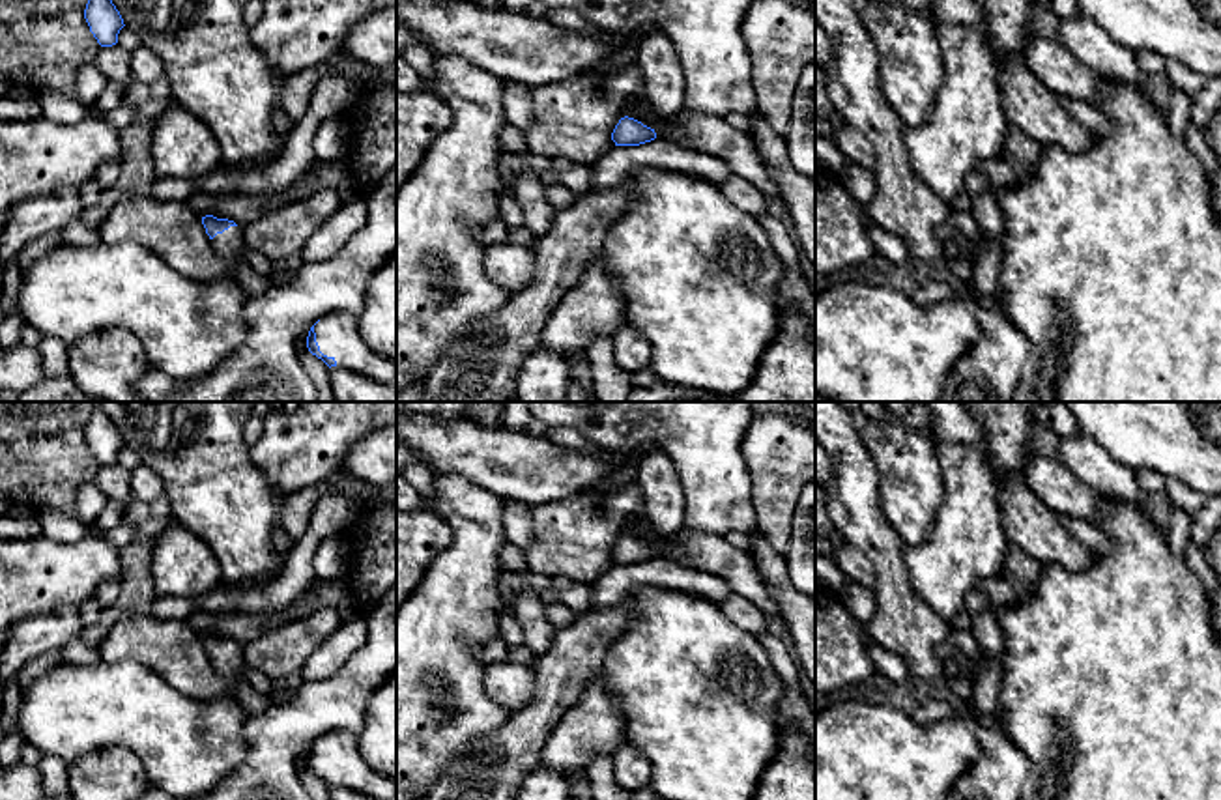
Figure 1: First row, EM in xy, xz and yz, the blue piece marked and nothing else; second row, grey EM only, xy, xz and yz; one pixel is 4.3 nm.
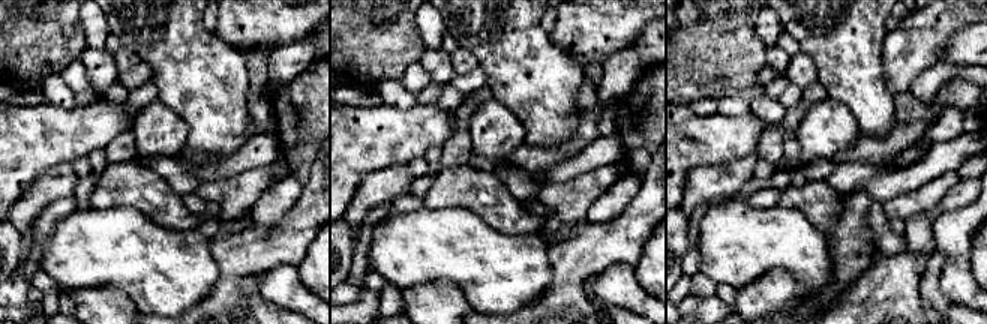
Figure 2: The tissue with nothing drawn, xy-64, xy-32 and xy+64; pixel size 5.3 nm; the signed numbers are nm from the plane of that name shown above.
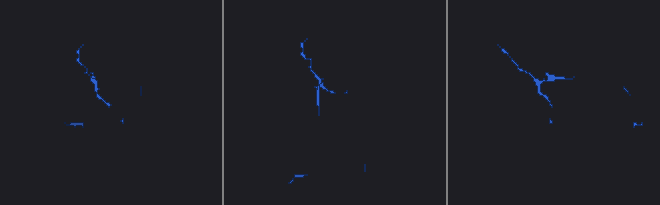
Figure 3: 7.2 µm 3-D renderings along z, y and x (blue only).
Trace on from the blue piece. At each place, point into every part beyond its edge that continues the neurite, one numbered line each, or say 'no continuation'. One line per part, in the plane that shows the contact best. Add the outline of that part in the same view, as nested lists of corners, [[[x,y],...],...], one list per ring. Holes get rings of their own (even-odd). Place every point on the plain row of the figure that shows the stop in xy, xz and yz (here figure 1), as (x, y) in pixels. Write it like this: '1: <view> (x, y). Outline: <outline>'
1: xy (337, 754). Outline: [[[333,731],[314,744],[314,751],[320,770],[333,776],[337,785],[374,800],[396,800],[396,783],[363,759],[357,735]]]

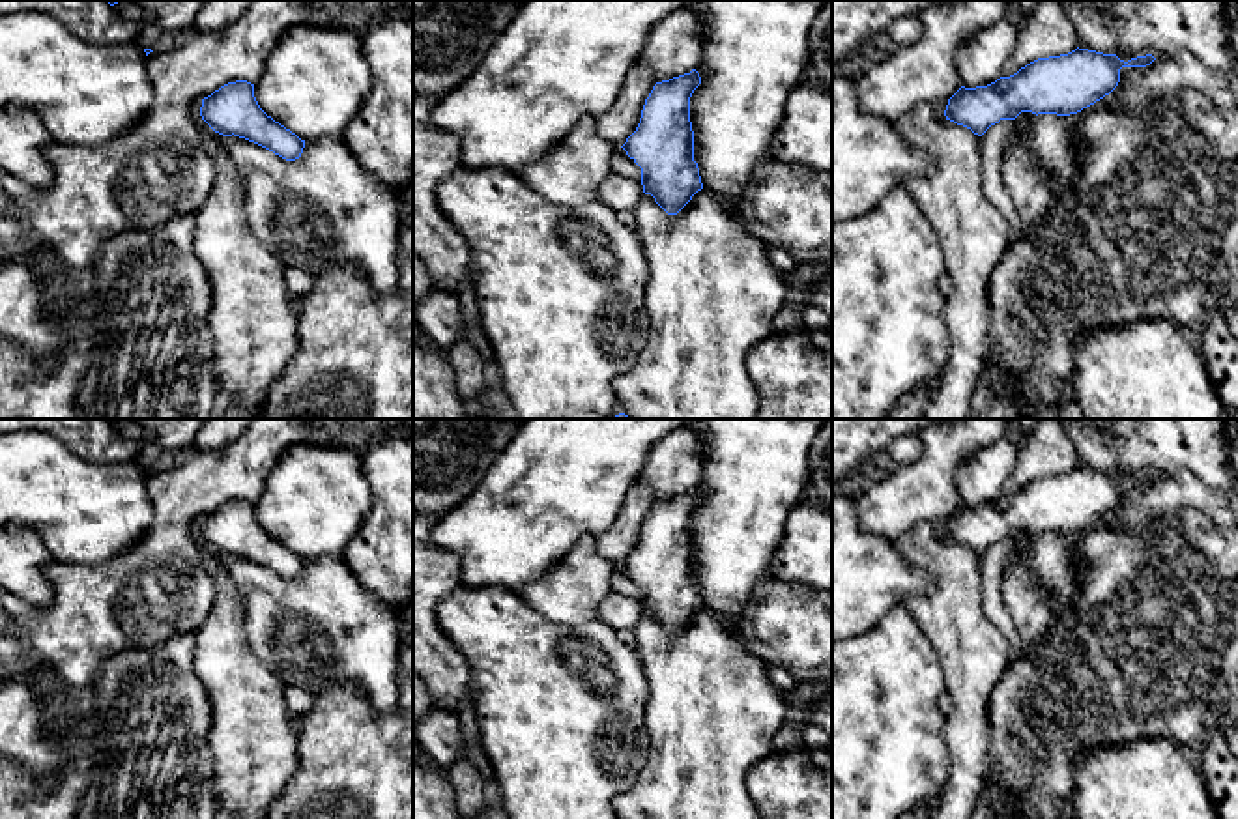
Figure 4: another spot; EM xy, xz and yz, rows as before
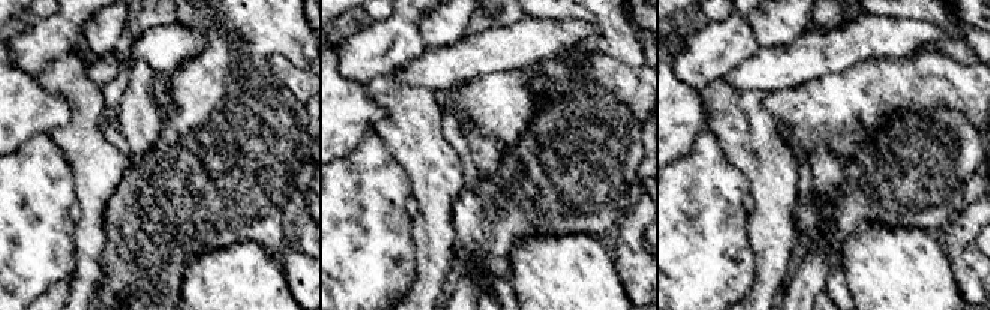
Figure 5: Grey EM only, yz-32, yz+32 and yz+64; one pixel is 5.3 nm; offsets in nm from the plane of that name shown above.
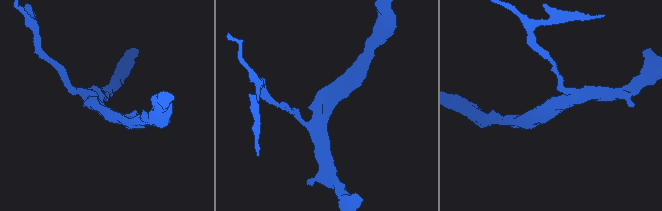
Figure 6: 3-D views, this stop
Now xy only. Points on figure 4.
no continuation

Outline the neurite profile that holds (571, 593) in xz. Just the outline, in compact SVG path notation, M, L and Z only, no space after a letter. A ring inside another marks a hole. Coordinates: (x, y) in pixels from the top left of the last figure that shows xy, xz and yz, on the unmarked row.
M582 537L546 576L516 591L548 621L578 626L597 619L613 572L615 565L597 553L593 537Z

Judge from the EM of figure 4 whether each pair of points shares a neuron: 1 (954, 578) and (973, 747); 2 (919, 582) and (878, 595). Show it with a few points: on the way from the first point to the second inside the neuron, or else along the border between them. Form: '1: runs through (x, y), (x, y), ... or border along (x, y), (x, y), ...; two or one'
1: runs through (954, 619), (971, 647), (971, 705); one
2: runs through (909, 582), (891, 582), (887, 586); one

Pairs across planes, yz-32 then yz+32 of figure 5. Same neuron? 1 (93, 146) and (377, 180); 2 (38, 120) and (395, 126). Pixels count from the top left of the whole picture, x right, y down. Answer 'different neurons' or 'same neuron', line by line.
1: different neurons
2: different neurons

